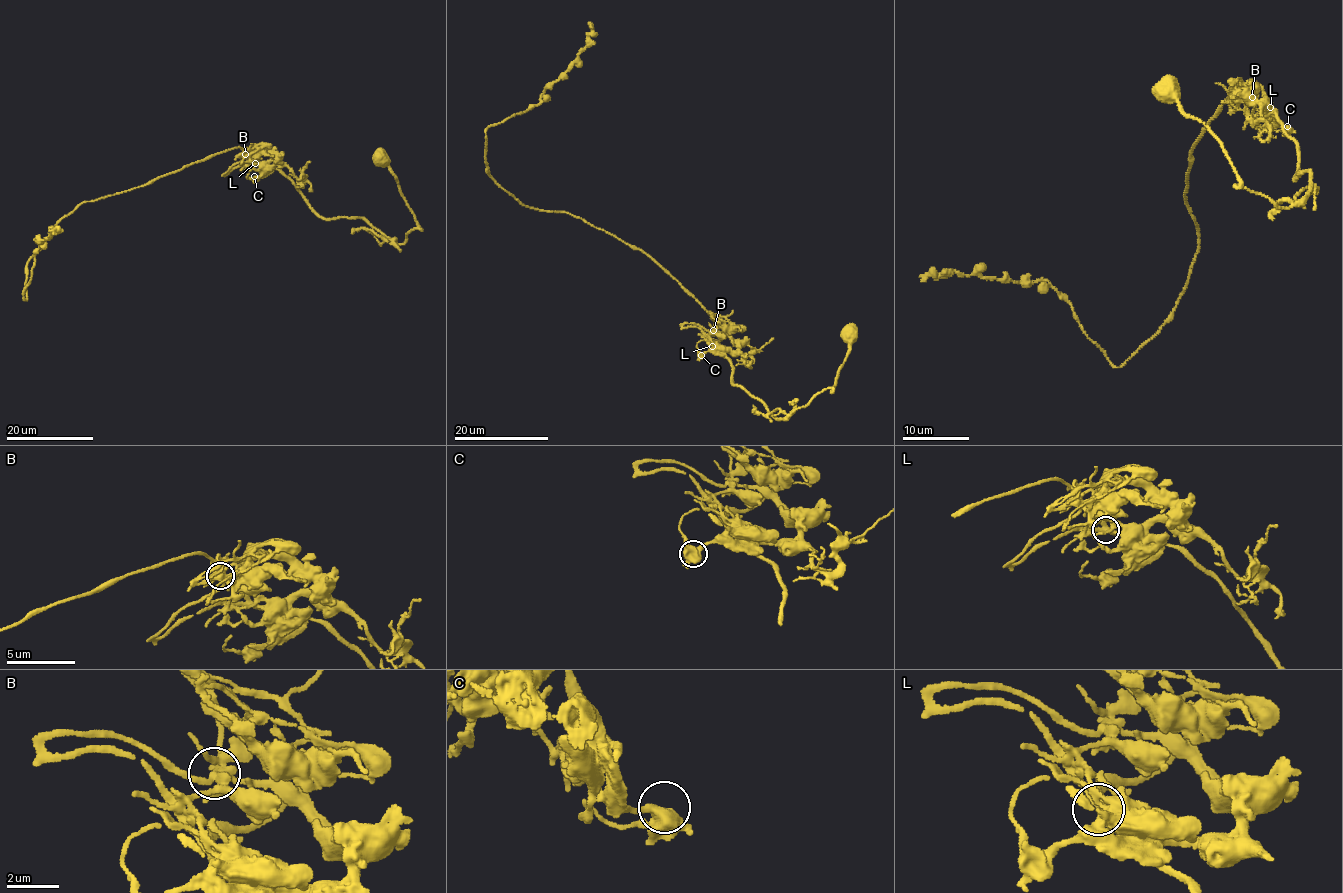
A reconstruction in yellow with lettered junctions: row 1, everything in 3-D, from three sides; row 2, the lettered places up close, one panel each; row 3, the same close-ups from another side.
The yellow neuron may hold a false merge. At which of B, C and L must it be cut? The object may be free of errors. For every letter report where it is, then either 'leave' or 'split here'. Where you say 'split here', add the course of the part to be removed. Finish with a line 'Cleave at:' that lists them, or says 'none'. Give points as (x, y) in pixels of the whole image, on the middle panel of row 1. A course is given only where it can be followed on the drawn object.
B: place (713, 330); leave
C: place (701, 355); leave
L: place (712, 346); leave
Cleave at: none

